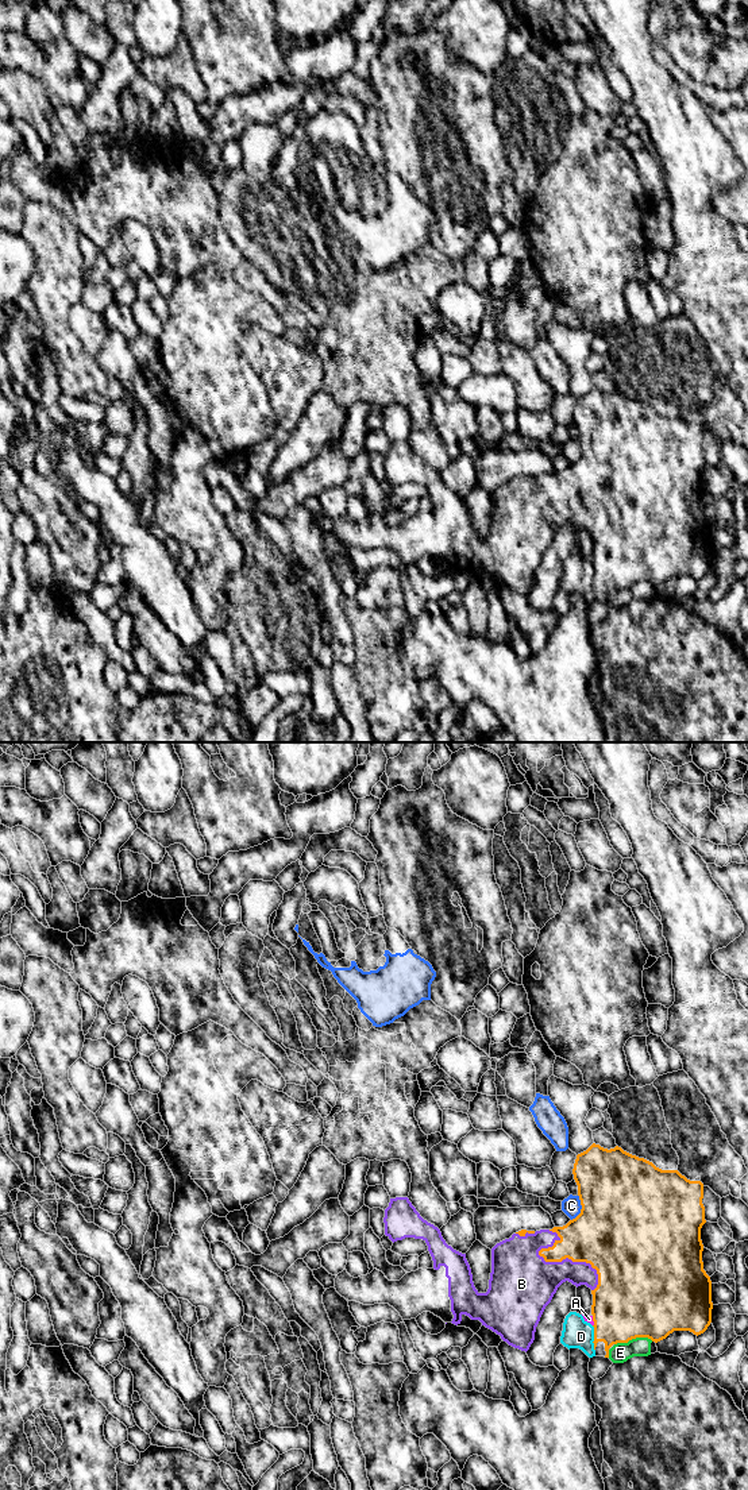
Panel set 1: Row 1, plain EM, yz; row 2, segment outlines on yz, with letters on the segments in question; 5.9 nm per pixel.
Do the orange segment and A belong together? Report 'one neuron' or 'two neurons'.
two neurons

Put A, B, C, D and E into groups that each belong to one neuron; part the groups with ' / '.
A D / B / C / E

